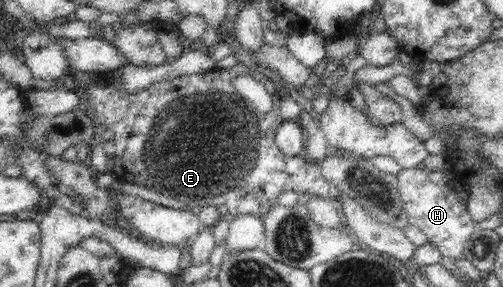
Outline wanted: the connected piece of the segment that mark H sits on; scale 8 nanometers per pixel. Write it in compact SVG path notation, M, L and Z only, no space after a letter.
M414 168L402 169L397 175L399 180L398 193L408 220L412 226L416 226L427 236L428 243L434 243L442 256L455 260L465 258L465 246L467 238L475 231L475 222L469 214L466 202L460 199L449 185L438 185L428 177L427 170Z

